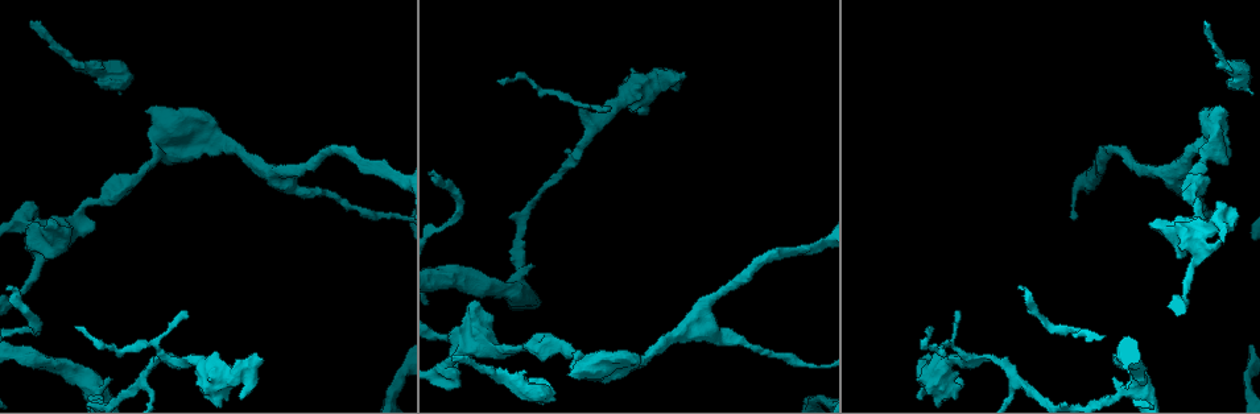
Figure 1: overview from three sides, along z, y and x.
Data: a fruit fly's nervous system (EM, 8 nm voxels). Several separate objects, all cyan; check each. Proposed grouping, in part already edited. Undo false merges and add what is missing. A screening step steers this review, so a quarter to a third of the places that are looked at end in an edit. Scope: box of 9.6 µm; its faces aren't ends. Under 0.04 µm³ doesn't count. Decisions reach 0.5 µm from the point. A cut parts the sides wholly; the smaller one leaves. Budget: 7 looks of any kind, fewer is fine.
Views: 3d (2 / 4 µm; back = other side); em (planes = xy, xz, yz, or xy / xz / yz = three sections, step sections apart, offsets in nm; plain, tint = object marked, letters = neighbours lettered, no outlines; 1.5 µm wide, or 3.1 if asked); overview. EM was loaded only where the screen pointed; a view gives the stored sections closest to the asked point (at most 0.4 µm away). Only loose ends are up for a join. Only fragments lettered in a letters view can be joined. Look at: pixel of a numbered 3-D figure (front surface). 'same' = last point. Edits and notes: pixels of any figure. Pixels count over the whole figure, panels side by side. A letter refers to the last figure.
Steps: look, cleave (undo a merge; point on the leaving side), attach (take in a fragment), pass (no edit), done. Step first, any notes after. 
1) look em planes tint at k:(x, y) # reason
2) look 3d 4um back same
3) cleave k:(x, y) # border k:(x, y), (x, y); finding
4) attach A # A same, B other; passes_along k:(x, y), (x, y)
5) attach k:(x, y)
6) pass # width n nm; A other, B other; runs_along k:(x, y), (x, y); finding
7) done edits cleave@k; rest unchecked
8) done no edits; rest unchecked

look 3d 4um at 1:(33, 22) # thin end

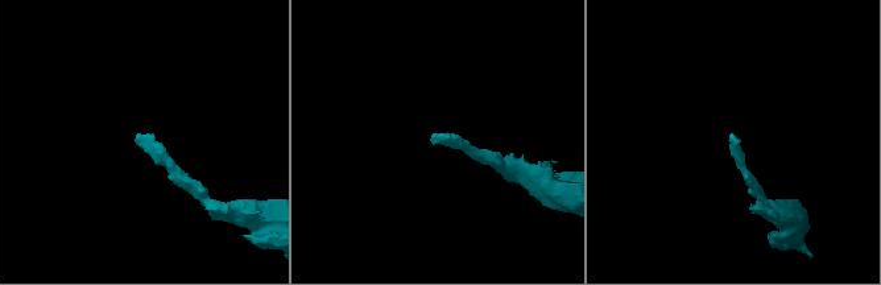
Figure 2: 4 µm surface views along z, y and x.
look em planes letters at 2:(433, 135)

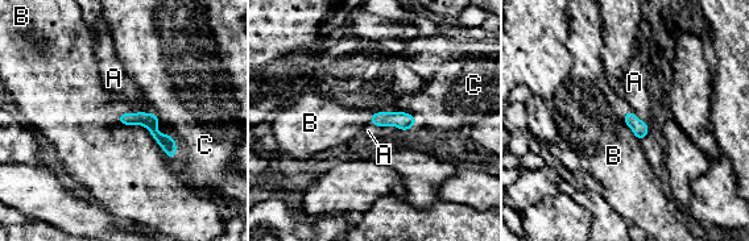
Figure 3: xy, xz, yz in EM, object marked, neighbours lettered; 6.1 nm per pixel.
attach A # width 90 nm; longest_contact B 400 nm; A same, B other, C other; the cell continues

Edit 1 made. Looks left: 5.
look overview

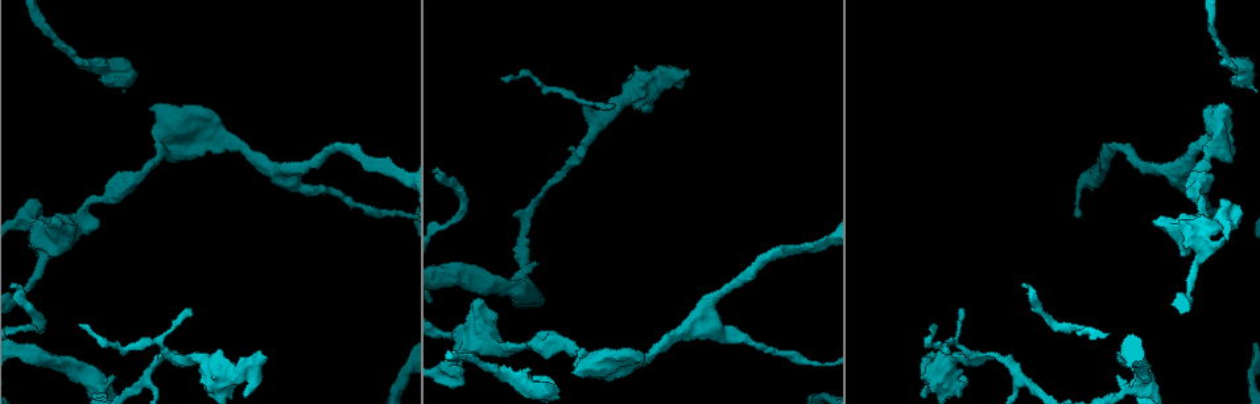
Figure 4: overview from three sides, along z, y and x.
look em planes letters at 4:(111, 377) # branch stops here

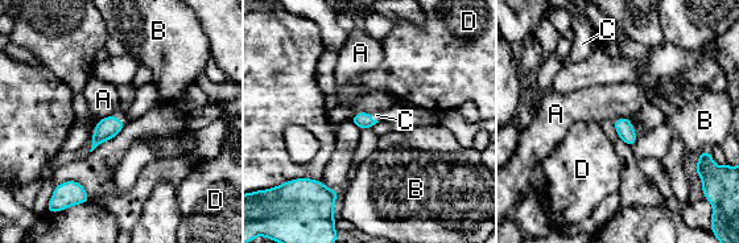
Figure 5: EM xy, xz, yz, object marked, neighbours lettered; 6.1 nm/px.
attach C # A other, B other, C same, D other; passes_along 5:(107, 128), (118, 120), (120, 115); it goes on there

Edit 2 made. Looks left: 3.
done edits attach@3, attach@5; rest unchecked

